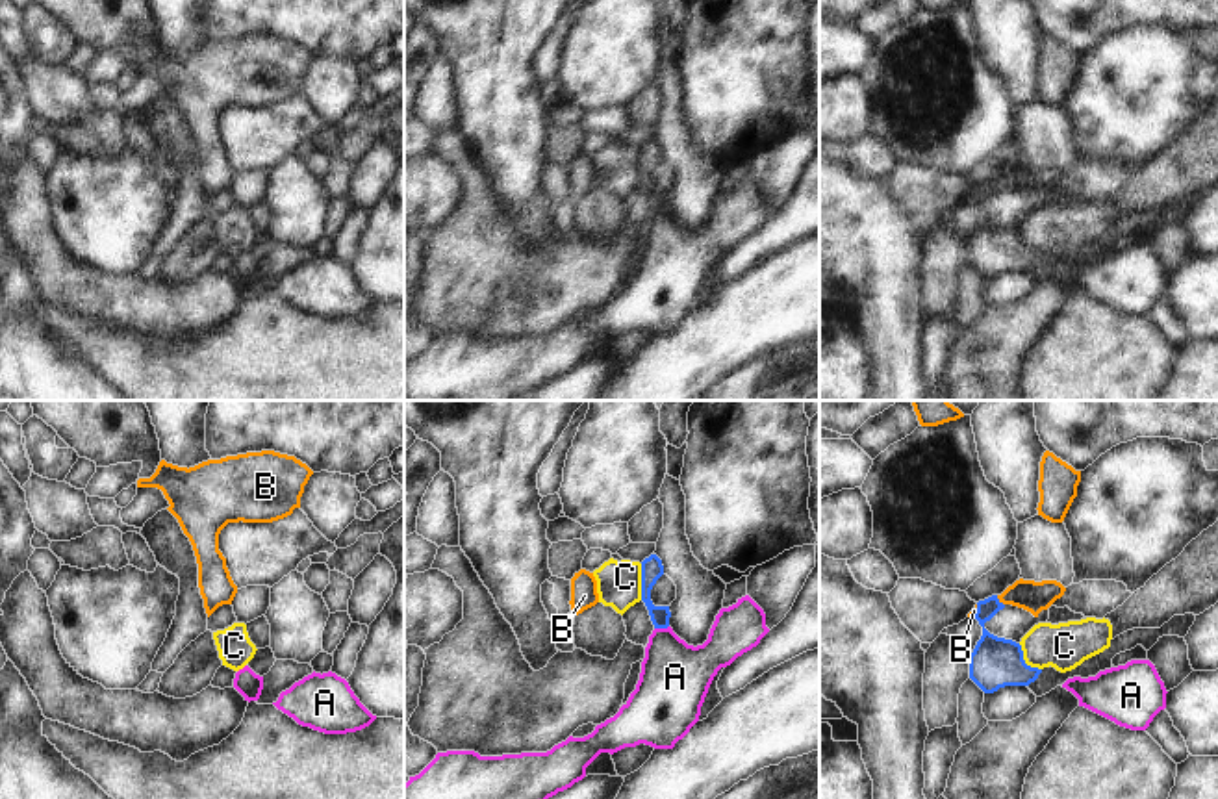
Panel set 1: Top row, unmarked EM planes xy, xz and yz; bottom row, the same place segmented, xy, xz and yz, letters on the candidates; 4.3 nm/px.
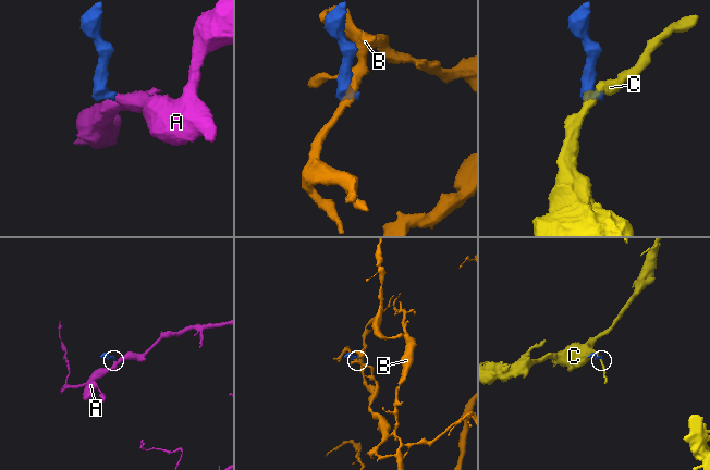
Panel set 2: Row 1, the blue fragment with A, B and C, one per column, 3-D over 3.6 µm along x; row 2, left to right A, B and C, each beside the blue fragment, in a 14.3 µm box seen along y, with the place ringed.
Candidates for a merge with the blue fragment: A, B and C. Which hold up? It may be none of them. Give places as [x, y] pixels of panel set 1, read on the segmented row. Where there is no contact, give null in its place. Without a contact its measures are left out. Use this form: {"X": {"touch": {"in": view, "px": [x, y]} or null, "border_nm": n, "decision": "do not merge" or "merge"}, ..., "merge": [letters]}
{"A": {"touch": {"in": "xz", "px": [660, 627]}, "border_nm": 70, "decision": "merge"}, "B": {"touch": {"in": "yz", "px": [998, 601]}, "border_nm": 60, "decision": "do not merge"}, "C": {"touch": {"in": "xz", "px": [642, 583]}, "border_nm": 160, "decision": "do not merge"}, "merge": ["A"]}

